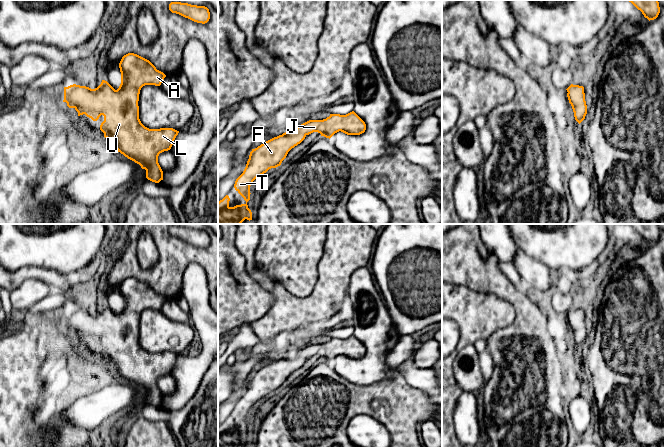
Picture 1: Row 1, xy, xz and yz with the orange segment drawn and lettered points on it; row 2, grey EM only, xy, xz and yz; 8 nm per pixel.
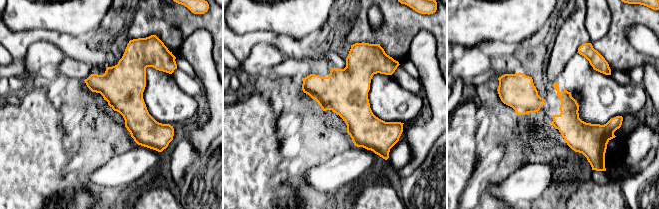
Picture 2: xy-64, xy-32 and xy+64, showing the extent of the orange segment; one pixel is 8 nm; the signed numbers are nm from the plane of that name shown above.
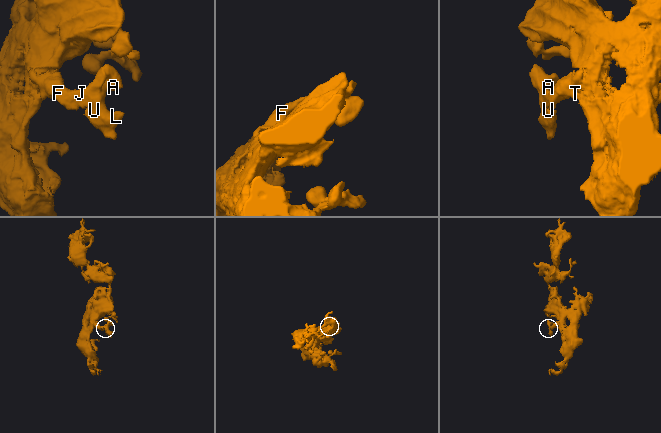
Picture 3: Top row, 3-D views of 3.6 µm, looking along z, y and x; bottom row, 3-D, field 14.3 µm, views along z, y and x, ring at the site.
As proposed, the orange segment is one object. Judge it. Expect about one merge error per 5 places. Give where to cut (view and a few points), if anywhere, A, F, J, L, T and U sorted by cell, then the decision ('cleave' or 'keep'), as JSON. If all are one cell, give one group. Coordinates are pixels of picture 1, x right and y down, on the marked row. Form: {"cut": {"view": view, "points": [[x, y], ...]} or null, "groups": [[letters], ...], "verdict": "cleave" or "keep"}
{"cut": null, "groups": [["A", "F", "J", "L", "T", "U"]], "verdict": "keep"}

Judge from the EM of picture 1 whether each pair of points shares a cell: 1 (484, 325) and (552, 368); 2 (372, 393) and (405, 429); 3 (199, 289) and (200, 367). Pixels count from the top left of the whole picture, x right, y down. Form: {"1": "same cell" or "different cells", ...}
{"1": "different cells", "2": "same cell", "3": "same cell"}

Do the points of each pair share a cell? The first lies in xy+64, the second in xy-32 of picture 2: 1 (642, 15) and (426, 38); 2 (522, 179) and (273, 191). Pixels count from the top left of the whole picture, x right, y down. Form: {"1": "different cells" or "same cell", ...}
{"1": "different cells", "2": "different cells"}

